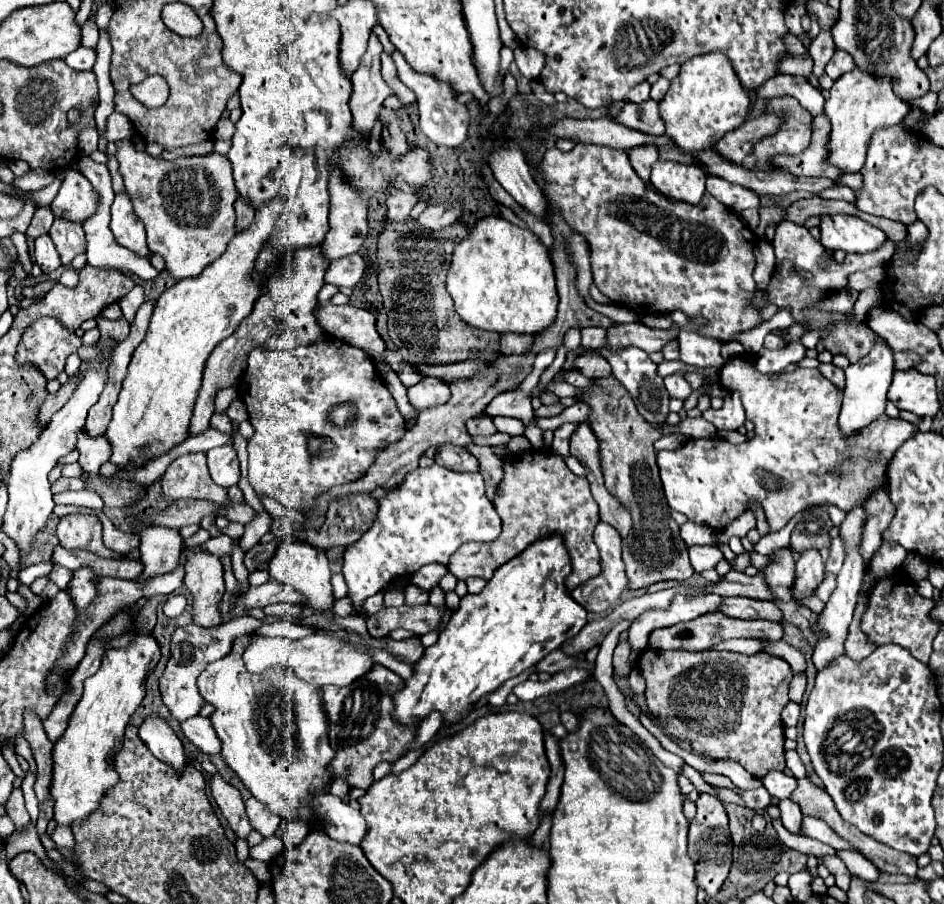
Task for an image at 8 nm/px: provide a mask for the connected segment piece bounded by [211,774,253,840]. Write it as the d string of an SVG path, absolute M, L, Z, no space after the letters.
M215 774L211 778L211 794L217 806L221 808L223 816L227 818L231 830L235 832L235 836L241 840L247 840L249 834L253 832L253 826L249 824L249 818L245 814L245 804L241 800L239 790L227 784L219 774Z

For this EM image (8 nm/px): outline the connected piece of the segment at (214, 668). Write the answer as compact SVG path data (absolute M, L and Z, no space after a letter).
M235 638L227 658L209 664L201 678L197 678L197 686L201 696L217 708L211 722L223 746L221 758L273 814L295 822L307 792L315 788L315 794L321 794L325 784L331 782L327 764L333 758L333 750L327 738L321 690L305 686L289 670L251 674L241 662L243 648L241 638Z

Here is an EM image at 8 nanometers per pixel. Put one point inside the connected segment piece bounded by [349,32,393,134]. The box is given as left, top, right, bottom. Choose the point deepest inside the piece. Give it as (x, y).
(369, 90)

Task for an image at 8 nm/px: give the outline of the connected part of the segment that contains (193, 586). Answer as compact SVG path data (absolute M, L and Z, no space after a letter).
M187 546L185 548L185 578L183 578L183 586L195 598L195 602L193 602L193 618L195 618L195 624L201 624L205 628L221 624L221 616L219 616L219 610L217 610L217 606L221 602L221 596L225 594L221 558L215 556L215 554L209 554L201 546Z

